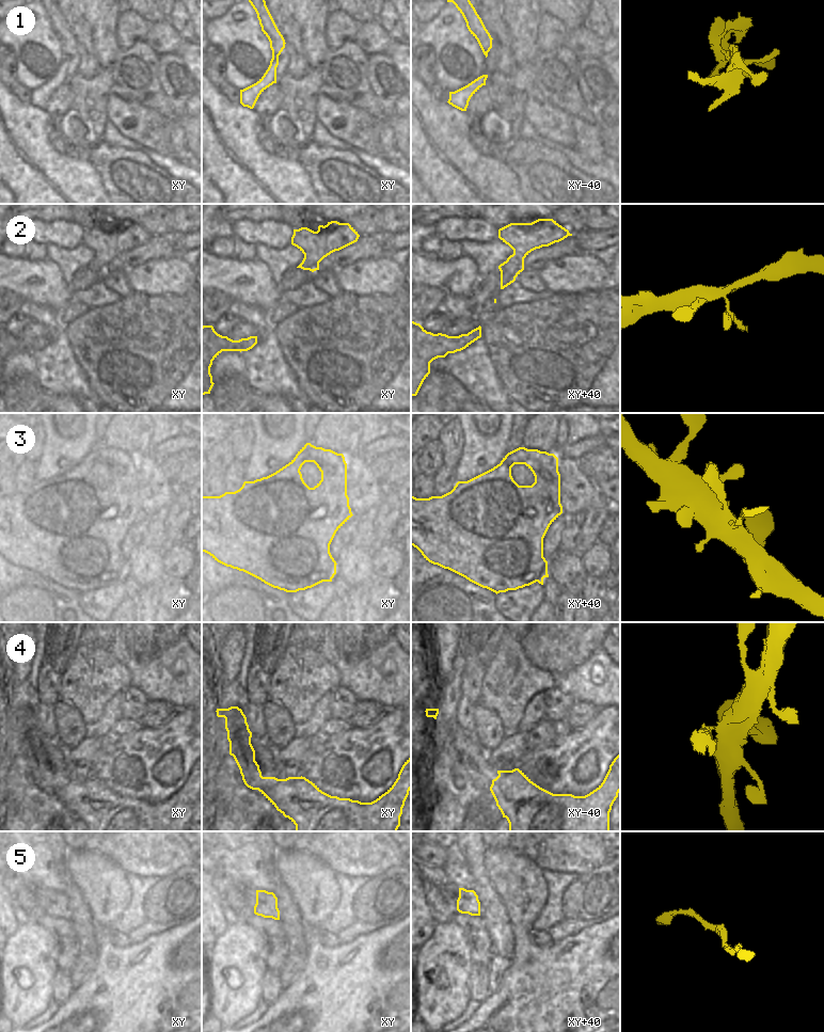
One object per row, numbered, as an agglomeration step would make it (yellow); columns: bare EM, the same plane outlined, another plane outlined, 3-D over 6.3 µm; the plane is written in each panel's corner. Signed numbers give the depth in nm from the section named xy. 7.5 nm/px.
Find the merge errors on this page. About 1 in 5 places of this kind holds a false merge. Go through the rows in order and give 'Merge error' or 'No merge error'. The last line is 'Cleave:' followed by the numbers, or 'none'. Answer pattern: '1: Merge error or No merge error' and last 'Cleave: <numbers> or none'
1: Merge error
2: No merge error
3: No merge error
4: No merge error
5: No merge error
Cleave: 1.

